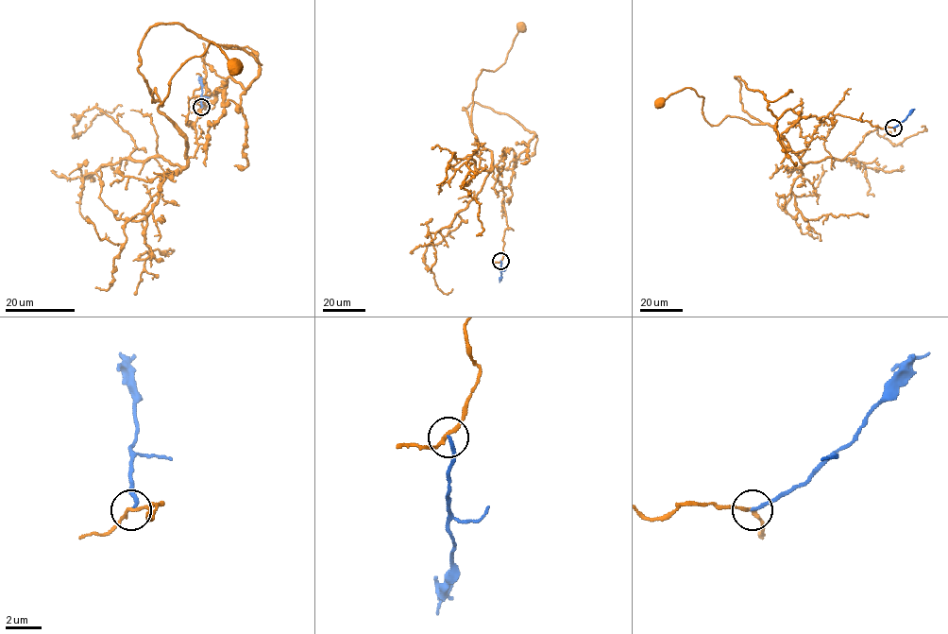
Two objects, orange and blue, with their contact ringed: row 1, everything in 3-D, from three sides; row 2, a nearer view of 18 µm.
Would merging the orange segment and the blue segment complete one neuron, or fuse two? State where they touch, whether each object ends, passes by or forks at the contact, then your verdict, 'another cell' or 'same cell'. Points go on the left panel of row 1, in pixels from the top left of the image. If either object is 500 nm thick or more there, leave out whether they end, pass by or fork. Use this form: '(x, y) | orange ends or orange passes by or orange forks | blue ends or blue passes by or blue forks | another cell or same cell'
(201, 107) | orange passes by | blue ends | another cell

